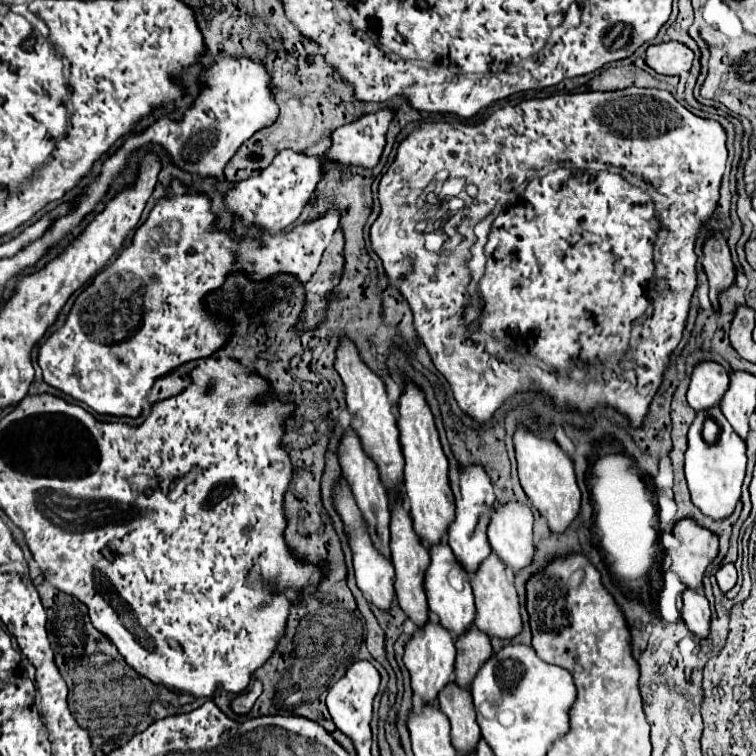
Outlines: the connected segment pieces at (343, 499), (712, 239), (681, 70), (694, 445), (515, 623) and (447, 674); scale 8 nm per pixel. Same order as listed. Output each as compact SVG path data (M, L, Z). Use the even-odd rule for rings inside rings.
M339 482L335 486L335 506L337 506L337 512L341 514L343 522L345 522L345 528L347 528L347 534L349 534L349 544L351 544L351 550L353 550L353 566L355 566L355 578L357 578L357 588L369 596L369 602L379 608L379 610L389 610L391 608L391 602L395 598L395 572L393 572L393 564L389 560L385 560L371 544L369 536L367 536L367 524L351 496L351 490L347 488L345 482Z
M723 234L709 236L703 250L705 250L703 268L709 278L709 298L715 312L719 312L719 294L735 282L735 266Z
M675 40L663 44L651 44L645 52L645 62L657 74L681 76L691 70L693 50Z
M719 408L697 412L697 418L693 420L689 428L689 446L685 452L685 476L691 492L691 502L711 520L725 520L733 514L739 498L741 498L741 484L745 478L745 442L731 430L731 424L725 420ZM711 418L721 430L715 444L707 444L703 438L703 424Z
M491 554L481 568L475 572L475 576L471 578L471 586L475 592L475 606L477 606L477 618L475 618L475 626L489 634L491 638L501 638L501 640L511 640L515 636L521 634L523 630L523 620L521 620L521 604L515 592L515 586L509 578L509 572L505 568L503 562L499 562L499 558L495 554Z
M429 620L409 640L403 662L411 674L413 694L419 698L421 704L435 704L439 692L451 682L451 674L455 672L455 656L457 656L457 650L453 644L455 644L453 636L443 626L439 626L437 620Z

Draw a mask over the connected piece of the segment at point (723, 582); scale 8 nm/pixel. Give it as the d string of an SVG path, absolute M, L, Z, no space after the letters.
M725 564L717 570L717 584L721 588L721 592L729 592L735 582L737 582L737 570L735 570L735 564Z

